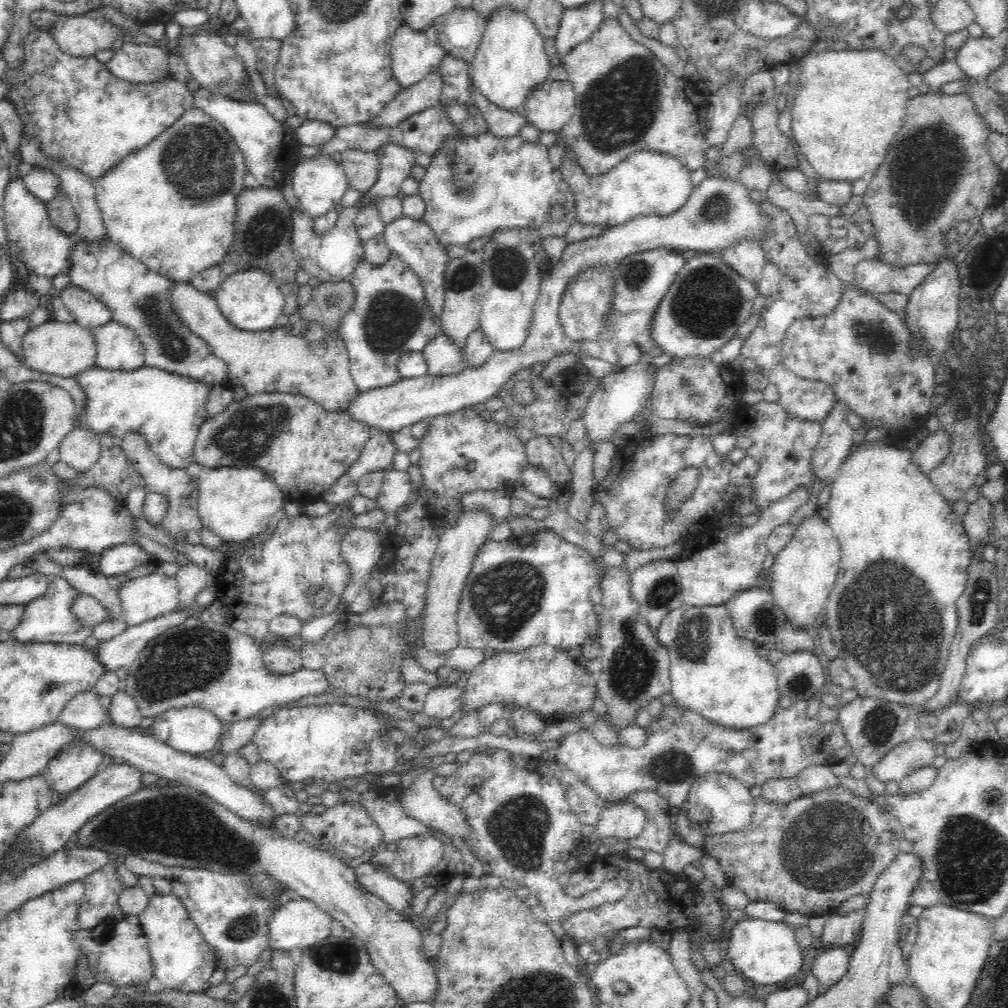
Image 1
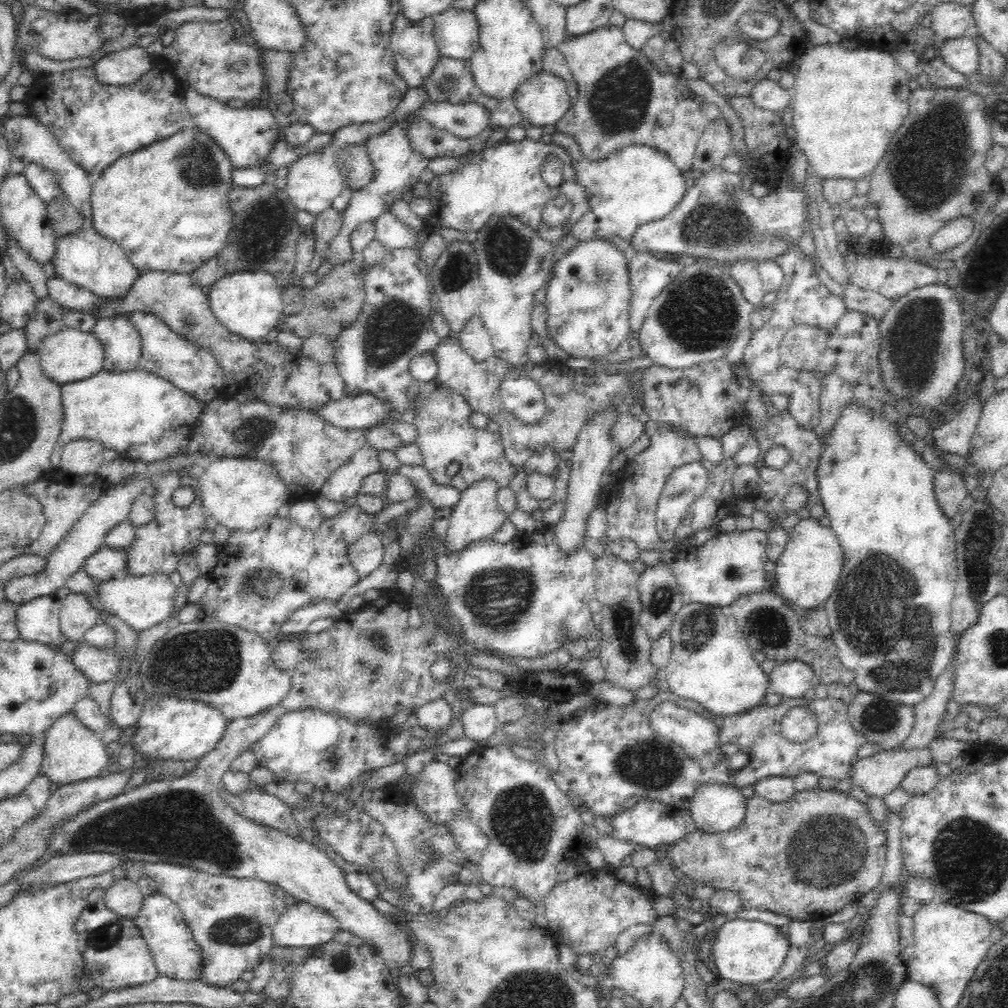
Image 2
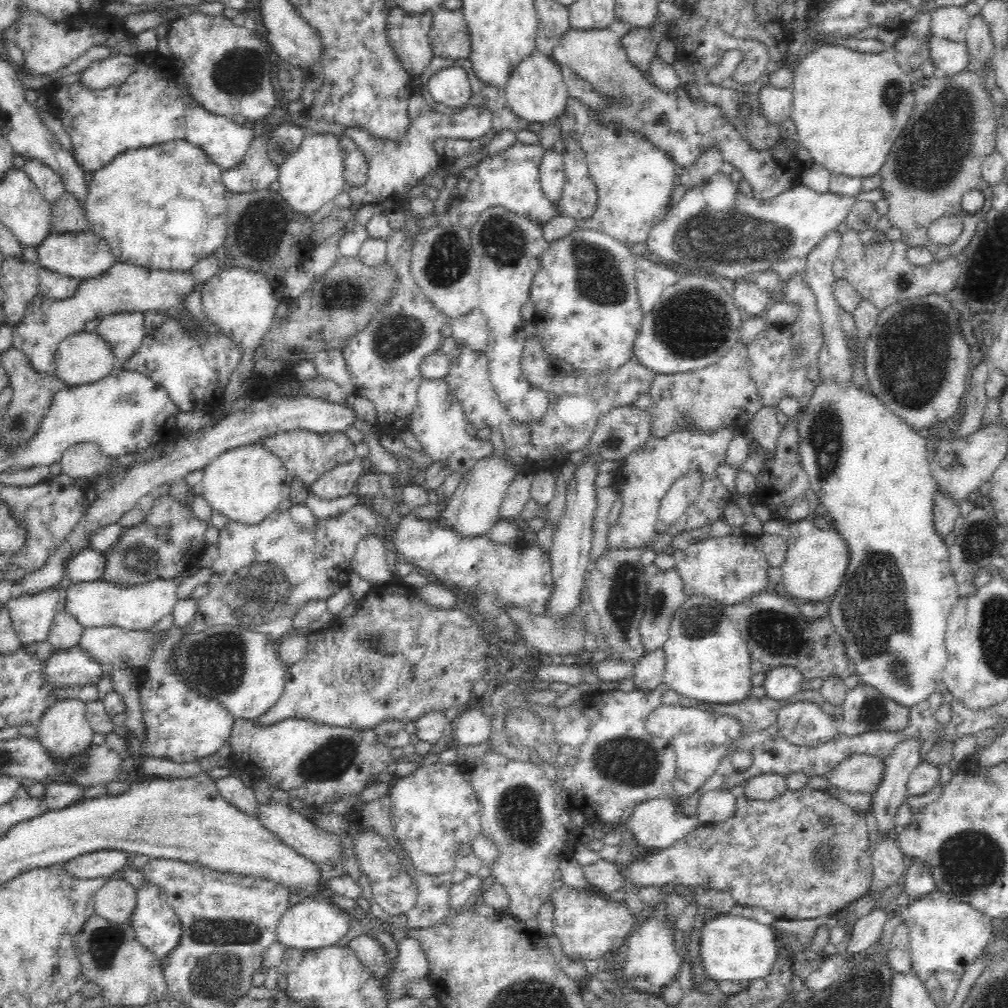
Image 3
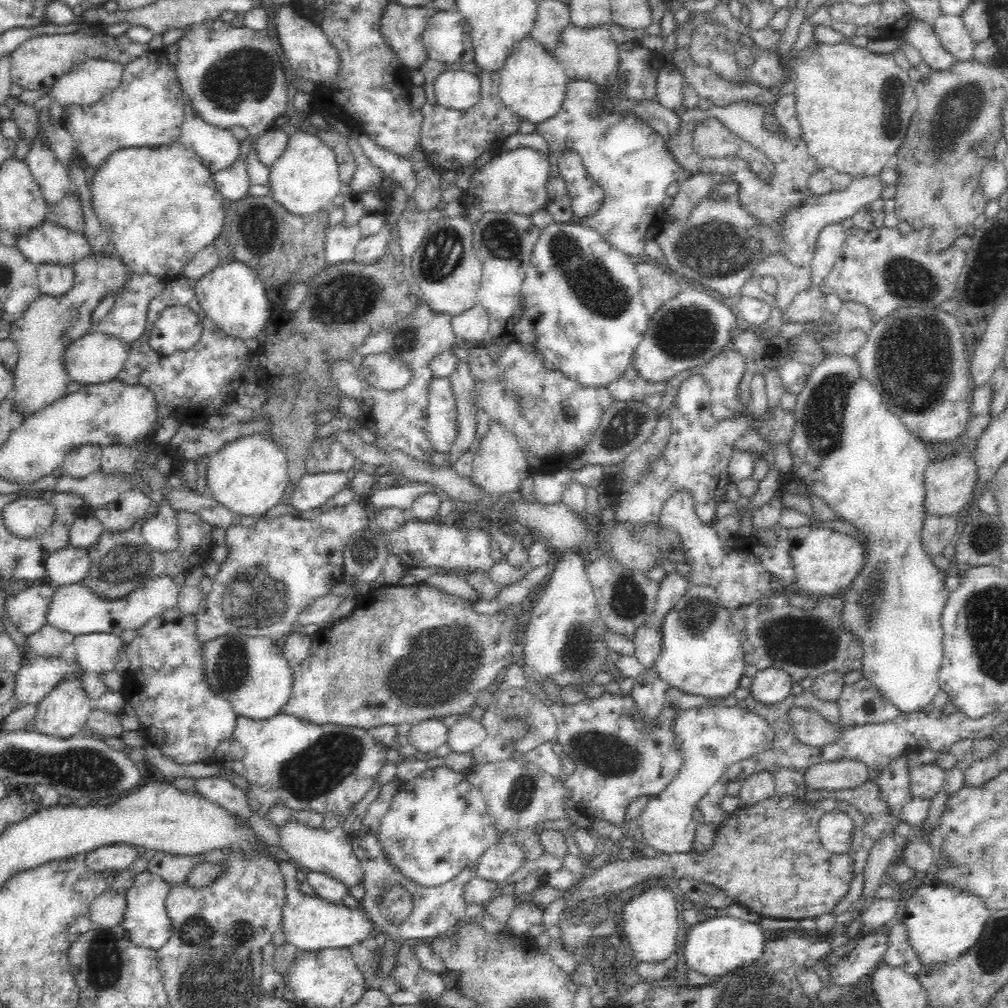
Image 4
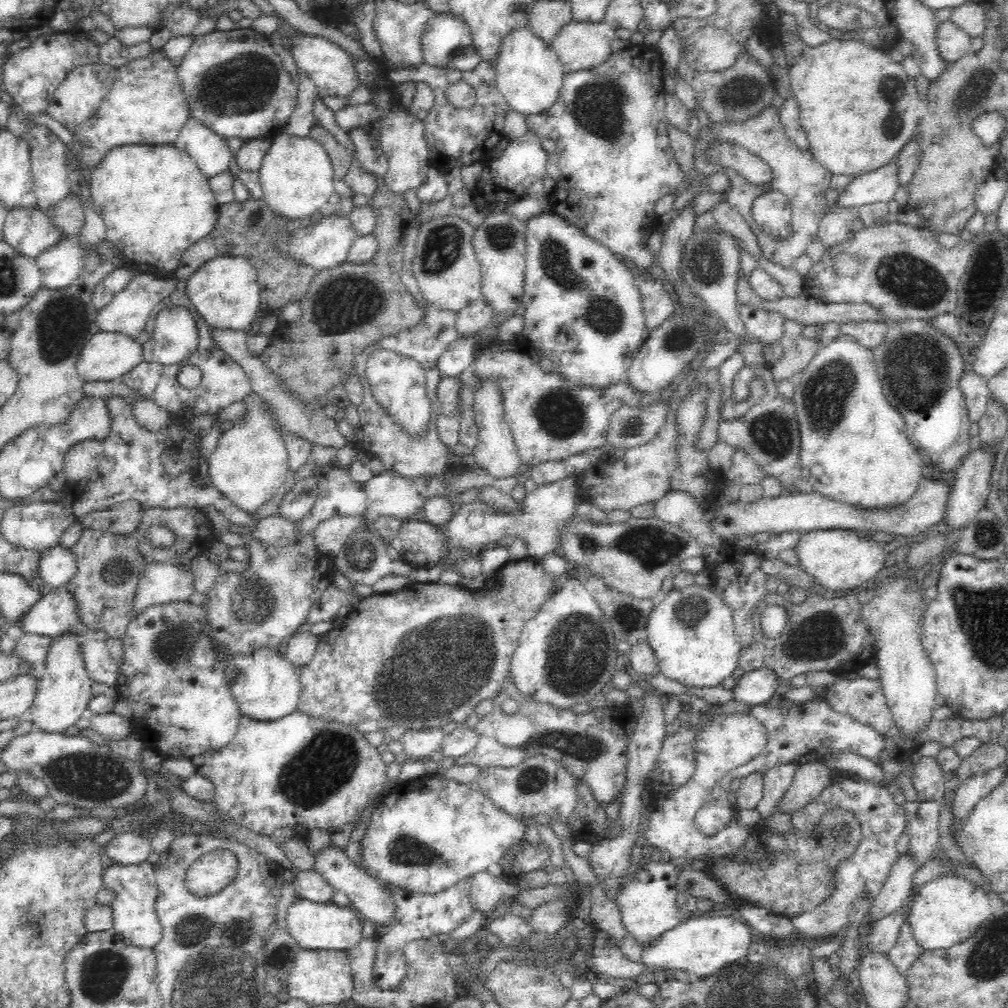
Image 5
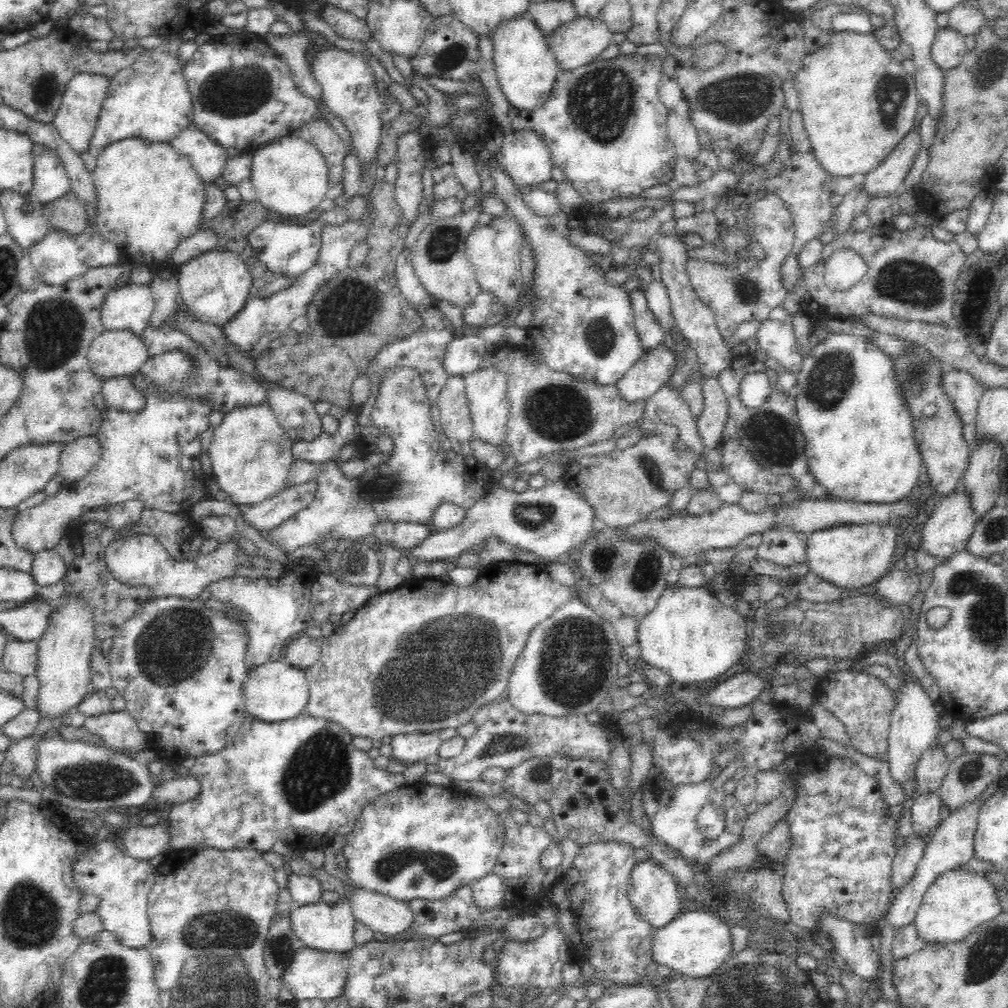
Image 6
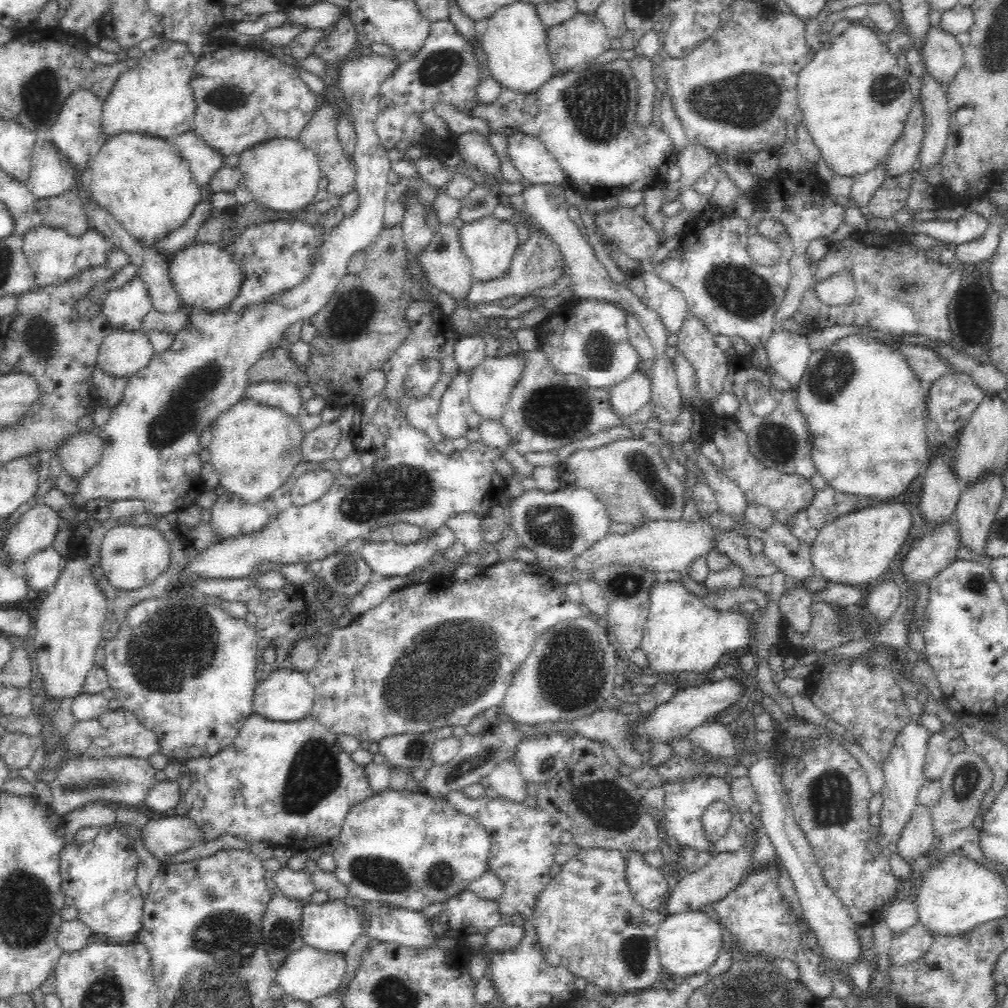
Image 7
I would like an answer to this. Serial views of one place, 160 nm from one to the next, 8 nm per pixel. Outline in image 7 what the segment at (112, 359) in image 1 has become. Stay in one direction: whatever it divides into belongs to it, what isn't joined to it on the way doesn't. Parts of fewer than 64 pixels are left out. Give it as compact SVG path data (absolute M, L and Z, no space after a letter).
M139 277L120 288L110 289L102 302L102 312L109 325L118 331L142 331L143 321L152 309L145 282Z

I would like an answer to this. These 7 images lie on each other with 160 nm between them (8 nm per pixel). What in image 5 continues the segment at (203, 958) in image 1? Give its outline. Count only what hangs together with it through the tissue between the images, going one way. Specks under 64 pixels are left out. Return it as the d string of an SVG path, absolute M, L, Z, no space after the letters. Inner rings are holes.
M214 850L196 859L186 870L184 888L203 898L221 891L237 875L238 859L229 850ZM147 861L130 866L118 866L112 863L102 874L106 888L116 893L110 904L113 909L113 928L123 935L123 942L129 946L153 948L163 938L163 927L160 923L156 906L160 889L156 885L153 864Z

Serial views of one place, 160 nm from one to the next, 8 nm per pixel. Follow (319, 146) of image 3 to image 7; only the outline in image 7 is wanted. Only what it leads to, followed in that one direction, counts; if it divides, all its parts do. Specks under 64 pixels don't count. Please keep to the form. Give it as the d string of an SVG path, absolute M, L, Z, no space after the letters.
M273 138L245 150L239 156L238 168L244 173L246 187L254 200L272 210L296 212L313 203L318 182L323 177L318 155L298 139Z

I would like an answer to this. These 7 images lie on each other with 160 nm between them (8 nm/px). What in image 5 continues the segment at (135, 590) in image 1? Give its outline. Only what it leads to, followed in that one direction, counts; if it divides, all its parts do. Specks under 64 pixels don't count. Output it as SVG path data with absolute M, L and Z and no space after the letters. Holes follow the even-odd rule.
M154 563L138 580L129 618L137 617L147 608L170 602L184 602L194 590L192 572L169 563ZM60 586L42 596L42 600L30 608L26 618L18 626L22 632L32 631L55 637L78 634L83 638L86 634L100 632L100 629L94 629L82 621L78 610L78 599L66 586Z

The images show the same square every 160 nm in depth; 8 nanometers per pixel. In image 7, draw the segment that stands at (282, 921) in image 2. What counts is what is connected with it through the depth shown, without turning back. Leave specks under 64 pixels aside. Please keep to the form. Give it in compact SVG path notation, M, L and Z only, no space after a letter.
M342 899L328 900L323 904L307 903L302 908L300 921L305 945L318 950L346 953L360 936L365 935L363 916Z

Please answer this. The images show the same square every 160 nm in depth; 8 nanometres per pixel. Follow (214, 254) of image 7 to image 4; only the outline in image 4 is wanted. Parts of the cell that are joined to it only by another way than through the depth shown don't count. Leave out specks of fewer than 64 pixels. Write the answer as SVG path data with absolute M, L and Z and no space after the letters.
M227 260L193 284L196 298L206 316L223 330L224 334L243 341L261 338L262 330L273 314L274 304L268 300L264 289L265 282L259 278L255 270L250 270L242 262Z

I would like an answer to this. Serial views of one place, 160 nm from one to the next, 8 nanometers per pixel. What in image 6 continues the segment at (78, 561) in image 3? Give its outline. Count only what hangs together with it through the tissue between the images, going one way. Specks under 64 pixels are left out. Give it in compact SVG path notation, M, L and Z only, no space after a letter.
M55 549L42 550L40 553L33 554L33 568L30 573L38 587L58 584L66 574L66 564Z

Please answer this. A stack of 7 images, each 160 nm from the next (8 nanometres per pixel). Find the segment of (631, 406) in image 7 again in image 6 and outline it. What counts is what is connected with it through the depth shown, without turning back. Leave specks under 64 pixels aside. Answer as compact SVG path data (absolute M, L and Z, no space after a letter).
M658 343L654 348L643 351L642 356L633 364L626 374L617 382L618 390L626 401L647 400L666 385L672 374L678 372L678 356L670 346Z

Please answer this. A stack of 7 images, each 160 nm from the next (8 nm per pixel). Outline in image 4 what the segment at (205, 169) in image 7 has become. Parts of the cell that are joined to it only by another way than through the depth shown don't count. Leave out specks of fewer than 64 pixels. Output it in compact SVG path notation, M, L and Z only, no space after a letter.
M183 93L184 122L180 142L200 155L206 168L214 174L232 166L243 155L246 145L240 143L230 128L211 125L192 107L192 101Z

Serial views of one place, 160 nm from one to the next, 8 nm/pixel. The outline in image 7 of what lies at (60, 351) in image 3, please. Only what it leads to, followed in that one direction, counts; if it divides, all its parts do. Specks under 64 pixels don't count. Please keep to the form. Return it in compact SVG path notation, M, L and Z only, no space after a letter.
M142 331L109 332L99 344L96 366L115 377L130 377L153 357L153 346Z

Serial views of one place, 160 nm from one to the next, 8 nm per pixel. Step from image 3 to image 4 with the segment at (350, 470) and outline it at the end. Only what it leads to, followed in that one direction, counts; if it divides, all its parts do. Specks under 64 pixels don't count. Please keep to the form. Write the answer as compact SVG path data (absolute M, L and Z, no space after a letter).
M354 470L306 473L302 481L294 488L290 503L300 509L300 512L322 506L336 494L349 488L353 473Z

